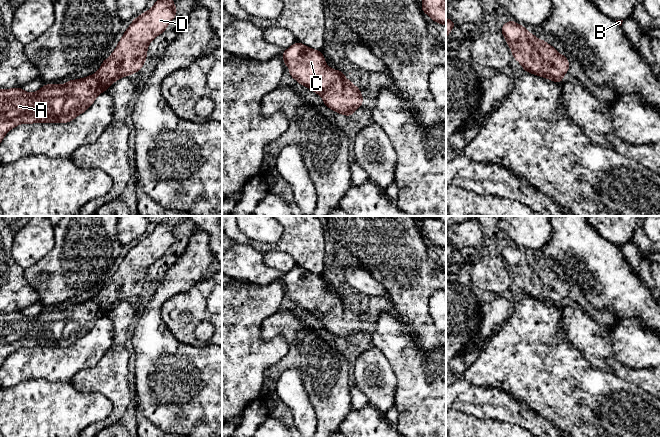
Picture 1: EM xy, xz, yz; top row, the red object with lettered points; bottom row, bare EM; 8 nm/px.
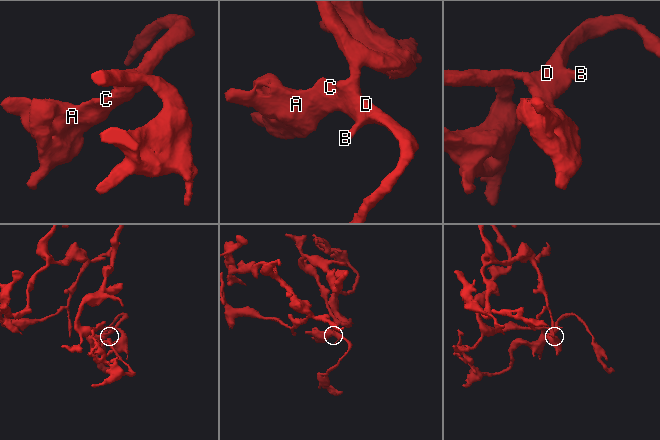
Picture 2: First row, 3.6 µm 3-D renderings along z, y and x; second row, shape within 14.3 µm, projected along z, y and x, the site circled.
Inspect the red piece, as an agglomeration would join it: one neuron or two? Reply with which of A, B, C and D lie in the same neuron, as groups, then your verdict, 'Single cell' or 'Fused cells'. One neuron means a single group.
Groups: A B C D. Single cell

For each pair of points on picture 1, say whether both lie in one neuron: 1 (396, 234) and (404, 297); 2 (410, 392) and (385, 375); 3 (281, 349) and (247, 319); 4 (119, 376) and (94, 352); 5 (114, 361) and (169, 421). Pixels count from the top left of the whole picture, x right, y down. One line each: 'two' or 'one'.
1: one
2: two
3: one
4: two
5: two

